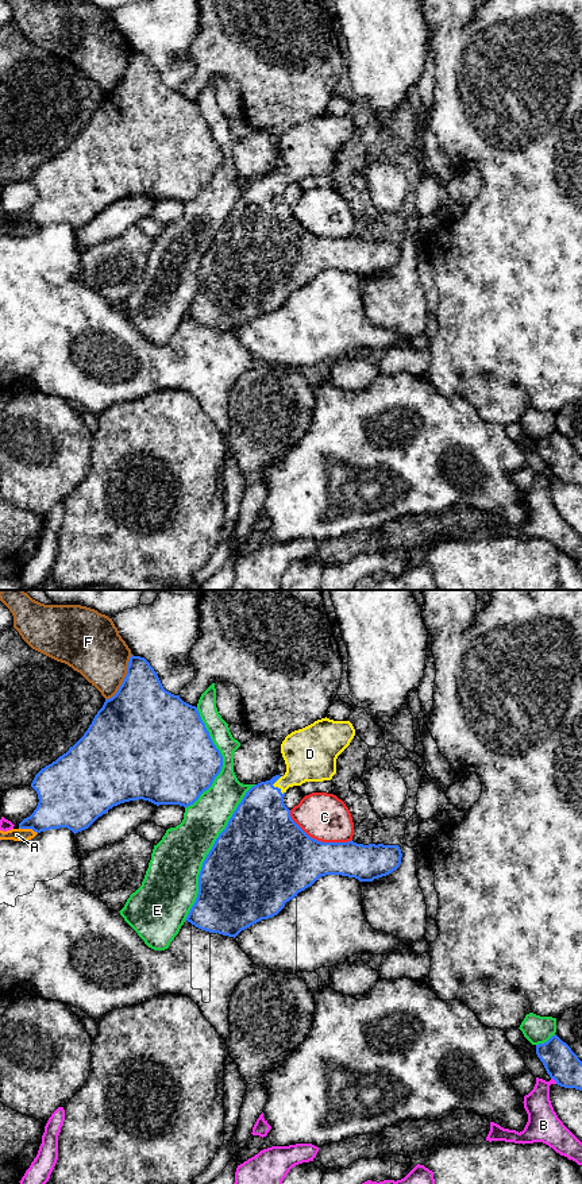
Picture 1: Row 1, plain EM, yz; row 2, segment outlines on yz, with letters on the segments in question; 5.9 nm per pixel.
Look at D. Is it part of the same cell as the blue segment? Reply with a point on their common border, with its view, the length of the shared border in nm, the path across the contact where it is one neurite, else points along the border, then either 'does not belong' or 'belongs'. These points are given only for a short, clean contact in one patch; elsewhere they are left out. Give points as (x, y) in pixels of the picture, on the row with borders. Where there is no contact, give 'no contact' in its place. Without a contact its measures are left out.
meets blue in yz at (273, 786); contact 110 nm long; runs through yz (261, 825), (262, 805), (273, 786), (282, 783), (305, 759); belongs

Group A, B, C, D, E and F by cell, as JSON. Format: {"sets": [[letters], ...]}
{"sets": [["A"], ["B"], ["C"], ["D"], ["E"], ["F"]]}

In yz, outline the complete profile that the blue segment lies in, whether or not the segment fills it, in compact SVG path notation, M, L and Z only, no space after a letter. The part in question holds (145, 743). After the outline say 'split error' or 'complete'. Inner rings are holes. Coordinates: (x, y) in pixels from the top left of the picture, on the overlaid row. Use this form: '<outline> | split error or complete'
M132 655L122 686L84 736L35 775L31 787L39 802L19 828L36 833L68 828L76 834L113 806L138 799L188 807L212 786L221 767L223 756L197 707L166 691L150 663Z | complete

